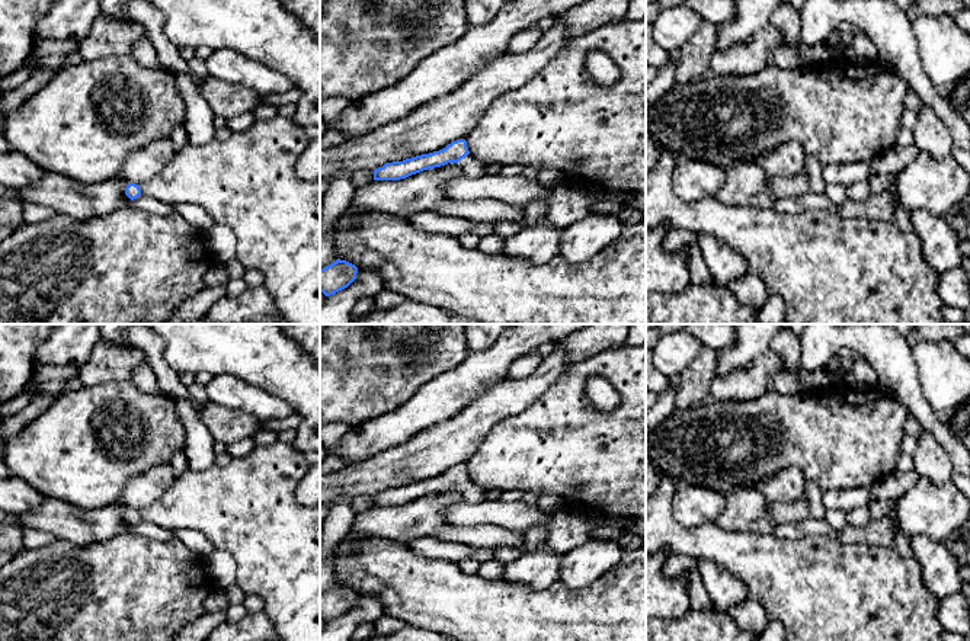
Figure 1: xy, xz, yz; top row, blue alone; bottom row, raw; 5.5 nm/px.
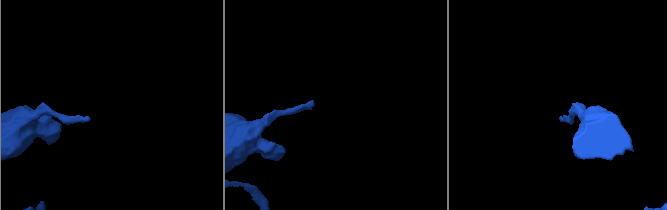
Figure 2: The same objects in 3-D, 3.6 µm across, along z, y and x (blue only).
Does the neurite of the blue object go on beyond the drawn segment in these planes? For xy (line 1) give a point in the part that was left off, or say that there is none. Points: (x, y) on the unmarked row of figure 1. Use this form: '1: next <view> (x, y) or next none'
1: next none

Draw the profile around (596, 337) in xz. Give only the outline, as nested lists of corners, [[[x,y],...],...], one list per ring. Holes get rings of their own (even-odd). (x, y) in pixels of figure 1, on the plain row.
[[[589,324],[554,346],[566,352],[566,360],[572,365],[596,353],[624,344],[630,333],[630,324]]]

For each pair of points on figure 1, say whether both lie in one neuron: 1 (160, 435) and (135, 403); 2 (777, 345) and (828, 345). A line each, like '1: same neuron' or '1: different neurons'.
1: same neuron
2: different neurons

